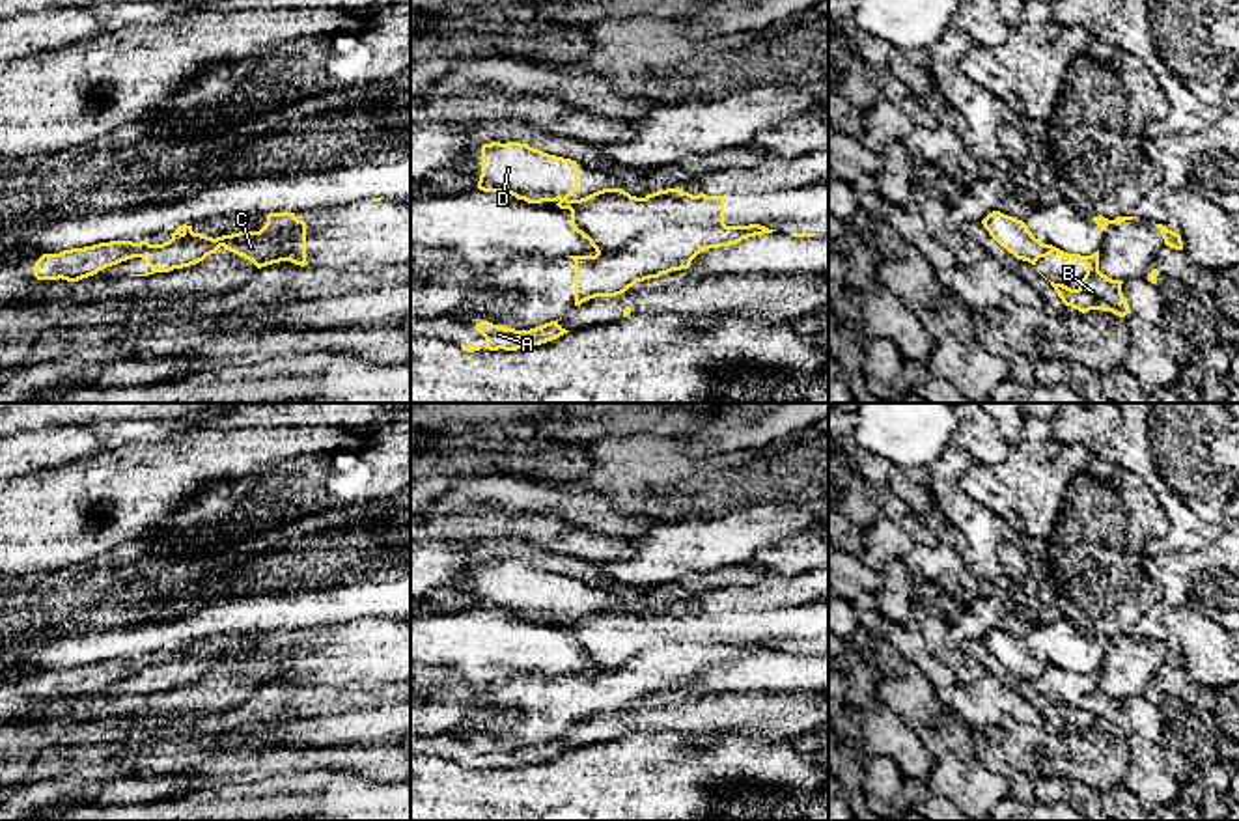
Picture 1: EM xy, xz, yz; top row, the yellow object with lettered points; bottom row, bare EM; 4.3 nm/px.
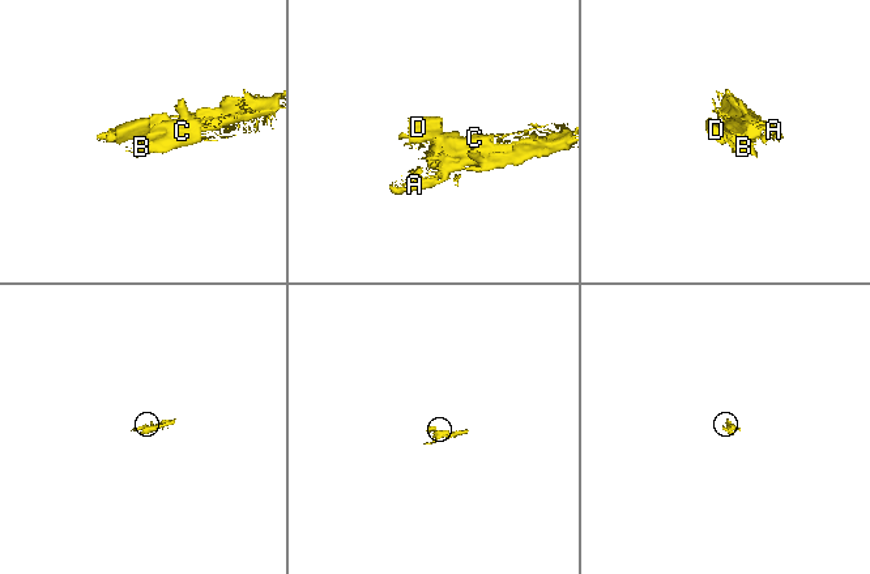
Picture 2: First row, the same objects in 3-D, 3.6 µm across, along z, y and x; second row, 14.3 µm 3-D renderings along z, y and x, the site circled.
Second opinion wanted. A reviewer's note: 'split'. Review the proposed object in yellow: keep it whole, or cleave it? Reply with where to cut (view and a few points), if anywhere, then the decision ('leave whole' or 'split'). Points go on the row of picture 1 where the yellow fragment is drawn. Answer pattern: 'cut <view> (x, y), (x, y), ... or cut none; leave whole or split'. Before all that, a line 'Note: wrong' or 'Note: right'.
Note: right
cut xy (146, 241), (135, 256); split

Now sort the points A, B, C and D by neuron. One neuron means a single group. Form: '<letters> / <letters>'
A B C / D

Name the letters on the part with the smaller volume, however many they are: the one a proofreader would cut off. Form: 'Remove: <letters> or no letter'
Remove: D

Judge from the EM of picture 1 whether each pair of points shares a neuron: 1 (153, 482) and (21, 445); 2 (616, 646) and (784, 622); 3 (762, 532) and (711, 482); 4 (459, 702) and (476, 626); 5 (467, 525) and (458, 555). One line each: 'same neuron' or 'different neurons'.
1: different neurons
2: same neuron
3: different neurons
4: different neurons
5: different neurons

